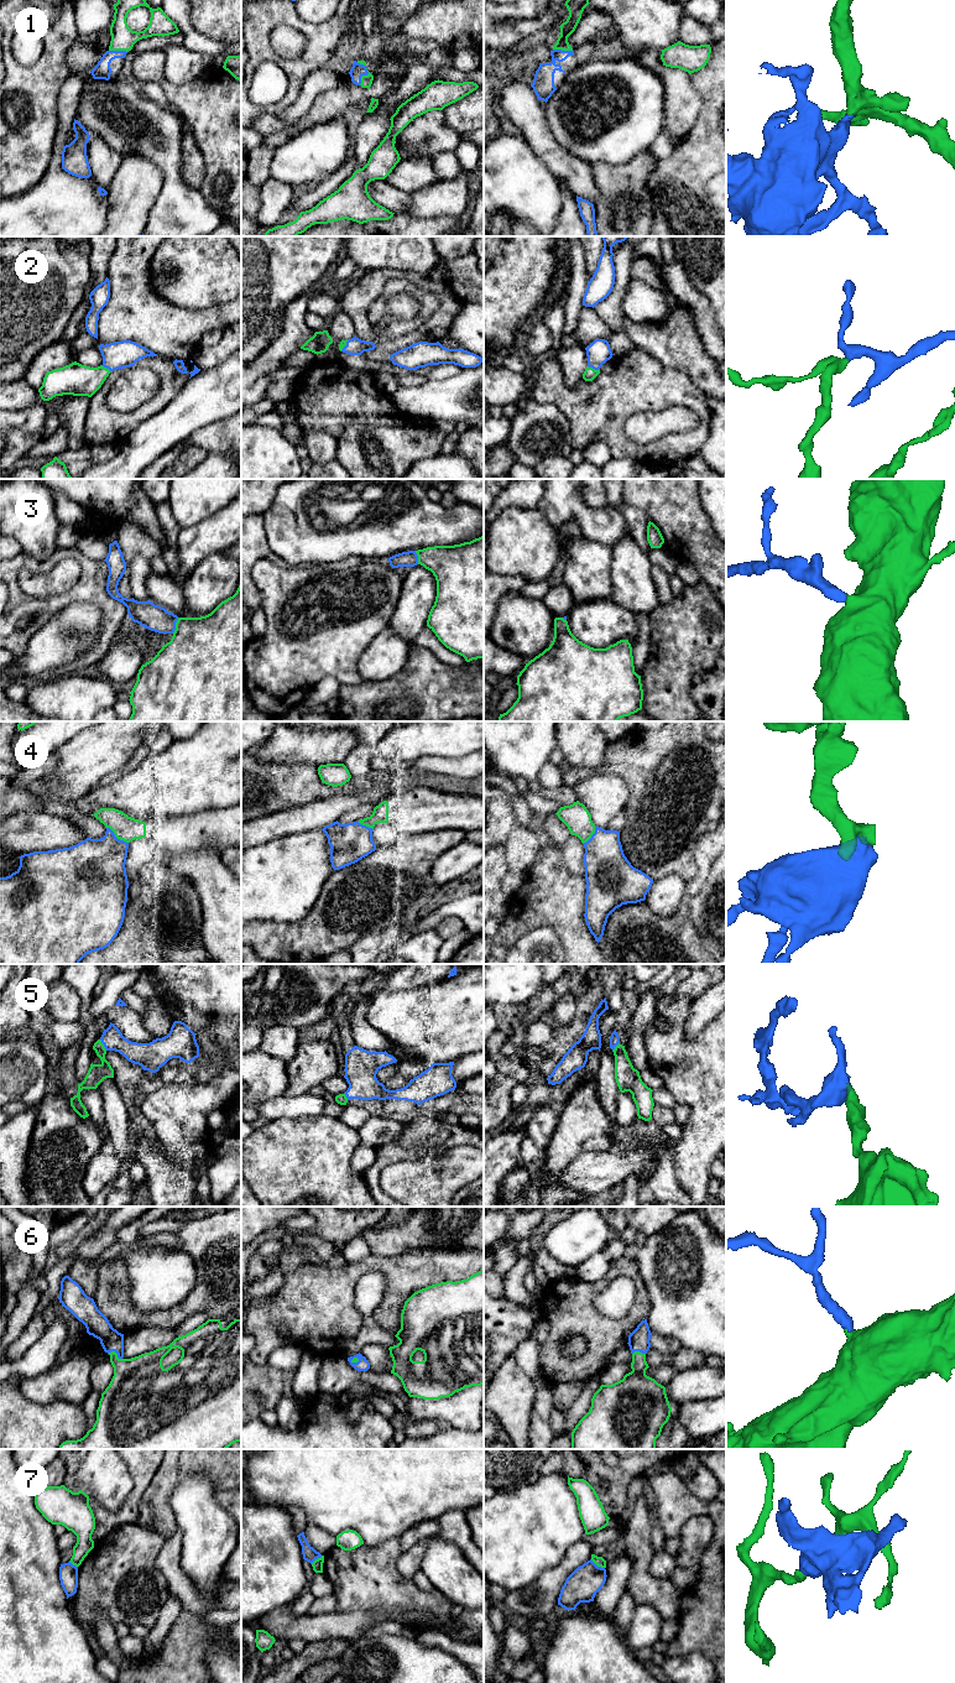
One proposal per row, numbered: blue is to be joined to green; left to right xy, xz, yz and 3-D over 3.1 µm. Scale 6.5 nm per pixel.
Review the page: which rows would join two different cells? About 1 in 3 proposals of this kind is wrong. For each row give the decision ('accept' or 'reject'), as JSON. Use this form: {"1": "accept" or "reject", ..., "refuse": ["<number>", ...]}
{"1": "accept", "2": "accept", "3": "accept", "4": "accept", "5": "accept", "6": "accept", "7": "reject", "refuse": ["7"]}

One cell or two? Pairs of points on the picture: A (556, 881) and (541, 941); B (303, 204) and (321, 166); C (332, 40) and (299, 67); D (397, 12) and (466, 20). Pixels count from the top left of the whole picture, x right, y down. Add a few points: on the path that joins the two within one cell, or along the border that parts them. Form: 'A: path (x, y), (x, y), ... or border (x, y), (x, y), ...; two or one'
A: border (558, 937), (551, 927), (536, 927), (517, 938); two
B: border (338, 168), (311, 185); two
C: path (324, 45), (307, 62); one
D: border (415, 12), (402, 25), (398, 35); two

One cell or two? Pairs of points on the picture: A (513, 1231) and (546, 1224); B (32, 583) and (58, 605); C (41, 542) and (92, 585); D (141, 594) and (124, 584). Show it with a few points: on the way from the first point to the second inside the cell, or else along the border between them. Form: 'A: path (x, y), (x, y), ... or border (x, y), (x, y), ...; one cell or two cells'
A: border (542, 1219), (527, 1236); two cells
B: border (74, 583), (64, 592), (45, 597), (20, 590); two cells
C: border (57, 548), (45, 558), (24, 555); two cells
D: border (135, 558), (129, 568), (129, 588), (132, 597); two cells

